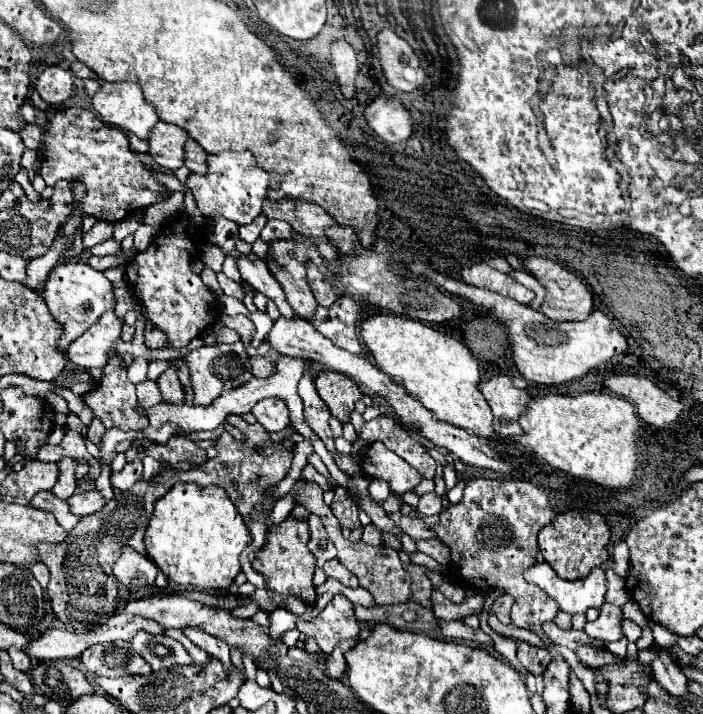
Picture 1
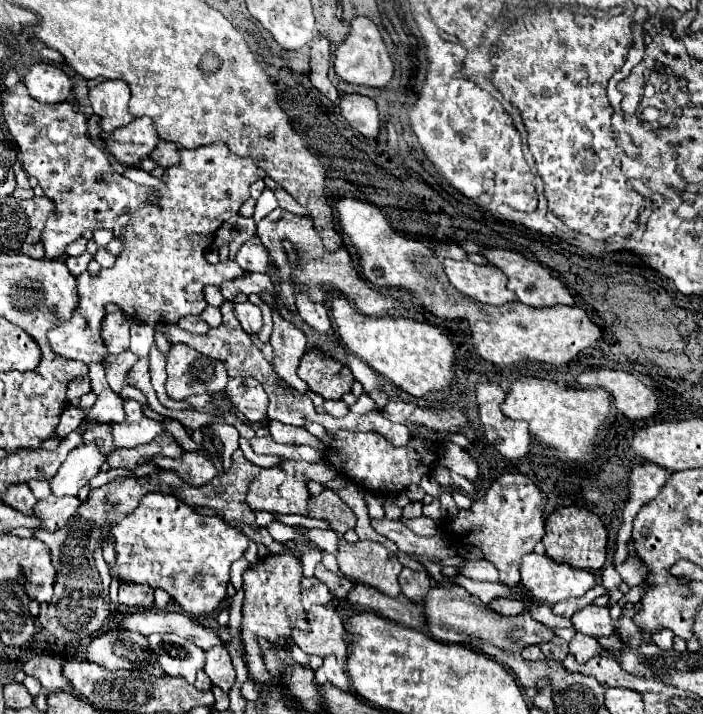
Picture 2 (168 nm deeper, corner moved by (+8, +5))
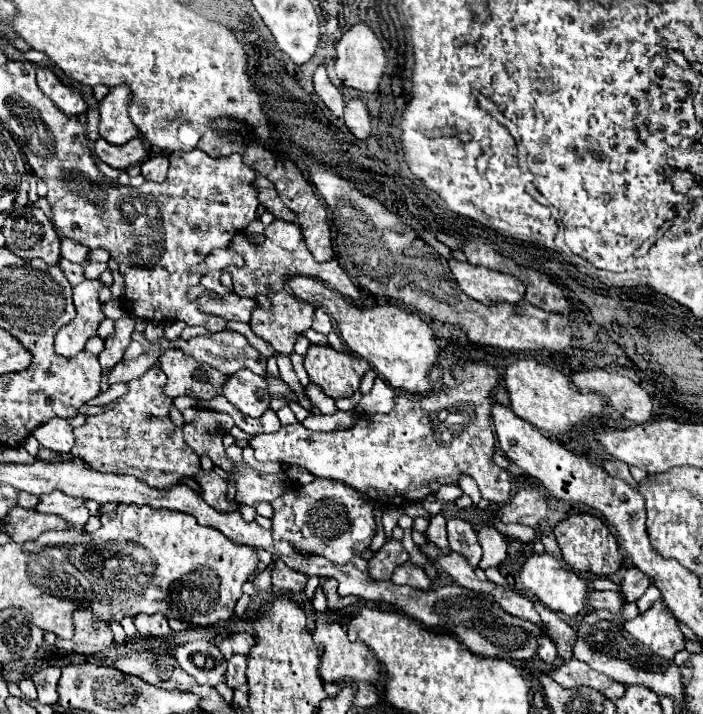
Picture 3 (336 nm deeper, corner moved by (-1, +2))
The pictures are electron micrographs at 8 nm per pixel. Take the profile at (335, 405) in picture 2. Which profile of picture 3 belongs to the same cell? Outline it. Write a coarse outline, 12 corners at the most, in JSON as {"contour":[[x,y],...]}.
{"contour":[[318,385],[306,387],[310,401],[320,413],[336,411],[334,399],[324,395]]}

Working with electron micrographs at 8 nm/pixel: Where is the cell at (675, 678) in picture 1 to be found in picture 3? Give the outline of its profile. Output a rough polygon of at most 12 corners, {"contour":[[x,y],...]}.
{"contour":[[590,591],[594,609],[622,613],[624,599],[614,591]]}

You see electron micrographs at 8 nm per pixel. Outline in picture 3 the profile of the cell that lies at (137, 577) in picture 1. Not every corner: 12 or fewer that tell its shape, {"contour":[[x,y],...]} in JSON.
{"contour":[[138,613],[134,625],[144,637],[164,637],[170,631],[162,613]]}

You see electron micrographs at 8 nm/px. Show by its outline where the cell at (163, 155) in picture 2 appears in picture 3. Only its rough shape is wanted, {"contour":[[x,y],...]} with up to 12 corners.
{"contour":[[150,157],[140,169],[148,181],[168,177],[168,157]]}

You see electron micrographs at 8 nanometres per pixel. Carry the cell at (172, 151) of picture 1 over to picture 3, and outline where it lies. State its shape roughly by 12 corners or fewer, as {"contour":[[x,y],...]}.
{"contour":[[98,137],[94,153],[114,169],[140,165],[148,149],[140,137],[112,145]]}

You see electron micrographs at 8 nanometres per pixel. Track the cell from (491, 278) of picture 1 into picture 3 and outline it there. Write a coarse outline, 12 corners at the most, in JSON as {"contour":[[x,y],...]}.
{"contour":[[448,263],[460,289],[482,305],[518,303],[524,285],[512,275]]}

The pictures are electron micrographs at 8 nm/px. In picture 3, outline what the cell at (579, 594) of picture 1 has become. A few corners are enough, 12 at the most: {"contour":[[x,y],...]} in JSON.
{"contour":[[534,553],[520,579],[548,609],[574,617],[588,583],[556,557]]}

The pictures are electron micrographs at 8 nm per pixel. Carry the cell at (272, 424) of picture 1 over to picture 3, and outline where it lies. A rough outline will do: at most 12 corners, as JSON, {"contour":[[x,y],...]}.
{"contour":[[232,373],[222,393],[248,417],[270,403],[266,379]]}

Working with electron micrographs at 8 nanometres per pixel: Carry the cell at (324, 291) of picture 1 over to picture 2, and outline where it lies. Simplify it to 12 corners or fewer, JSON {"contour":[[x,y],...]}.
{"contour":[[297,296],[299,316],[319,334],[331,330],[323,304]]}

